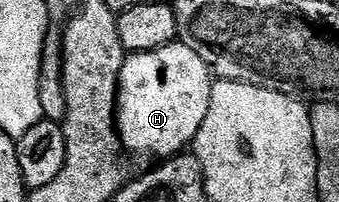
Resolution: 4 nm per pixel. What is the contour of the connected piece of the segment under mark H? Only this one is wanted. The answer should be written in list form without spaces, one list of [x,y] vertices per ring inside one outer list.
[[[173,43],[154,51],[127,54],[120,72],[116,107],[116,132],[120,135],[121,146],[136,157],[160,157],[156,159],[167,159],[185,152],[195,142],[206,119],[206,111],[210,111],[213,84],[212,70],[185,45]]]

